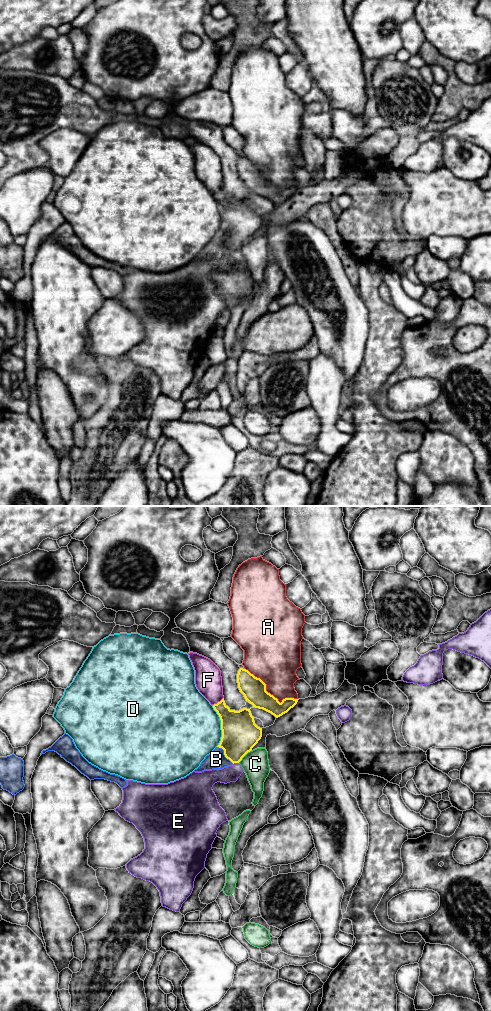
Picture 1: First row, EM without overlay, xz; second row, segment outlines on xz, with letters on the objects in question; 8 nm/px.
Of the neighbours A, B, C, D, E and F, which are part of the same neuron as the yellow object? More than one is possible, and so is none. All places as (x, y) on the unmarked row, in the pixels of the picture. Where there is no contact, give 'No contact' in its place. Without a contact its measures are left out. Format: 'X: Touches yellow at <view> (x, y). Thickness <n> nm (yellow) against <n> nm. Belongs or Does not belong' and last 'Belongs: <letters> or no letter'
A: Touches yellow at xz (269, 181). Thickness 190 nm (yellow) against 360 nm. Does not belong
B: Touches yellow at xz (224, 242). Thickness 300 nm (yellow) against 150 nm. Does not belong
C: Touches yellow at xz (244, 243). Thickness 300 nm (yellow) against 220 nm. Does not belong
D: Touches yellow at xz (221, 214). Thickness 300 nm (yellow) against 500 nm. Does not belong
E: Touches yellow at xz (235, 250). Thickness 300 nm (yellow) against 130 nm. Does not belong
F: Touches yellow at xz (218, 190). Thickness 260 nm (yellow) against 220 nm. Does not belong
Belongs: no letter

